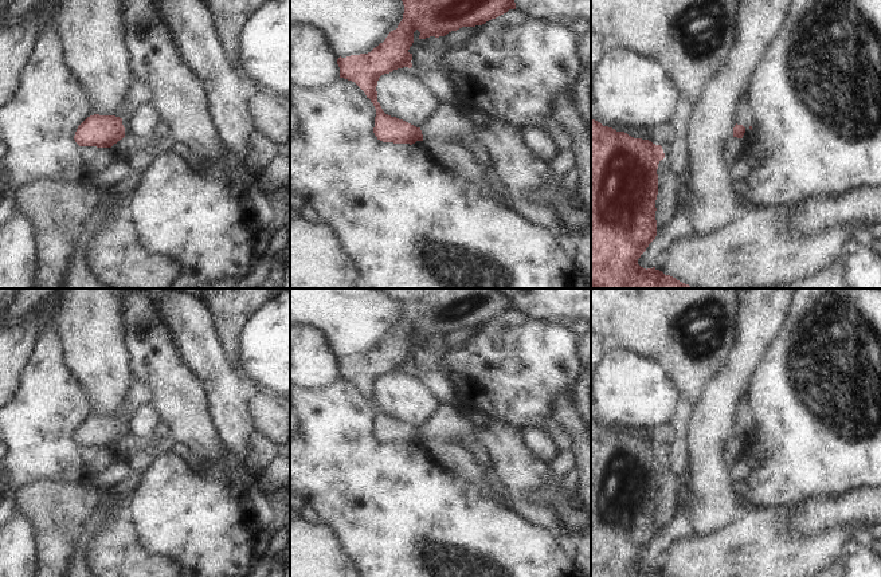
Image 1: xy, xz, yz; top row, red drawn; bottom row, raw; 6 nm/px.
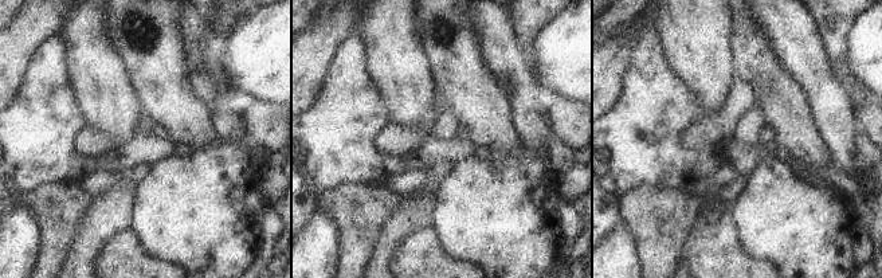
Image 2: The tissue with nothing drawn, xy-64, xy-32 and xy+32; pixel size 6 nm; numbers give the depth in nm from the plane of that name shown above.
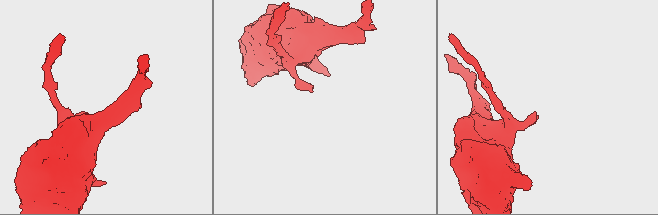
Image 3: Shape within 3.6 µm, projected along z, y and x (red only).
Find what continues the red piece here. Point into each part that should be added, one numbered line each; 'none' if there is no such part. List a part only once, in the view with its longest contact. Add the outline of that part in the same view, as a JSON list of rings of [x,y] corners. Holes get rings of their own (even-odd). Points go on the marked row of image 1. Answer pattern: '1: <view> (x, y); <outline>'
none

